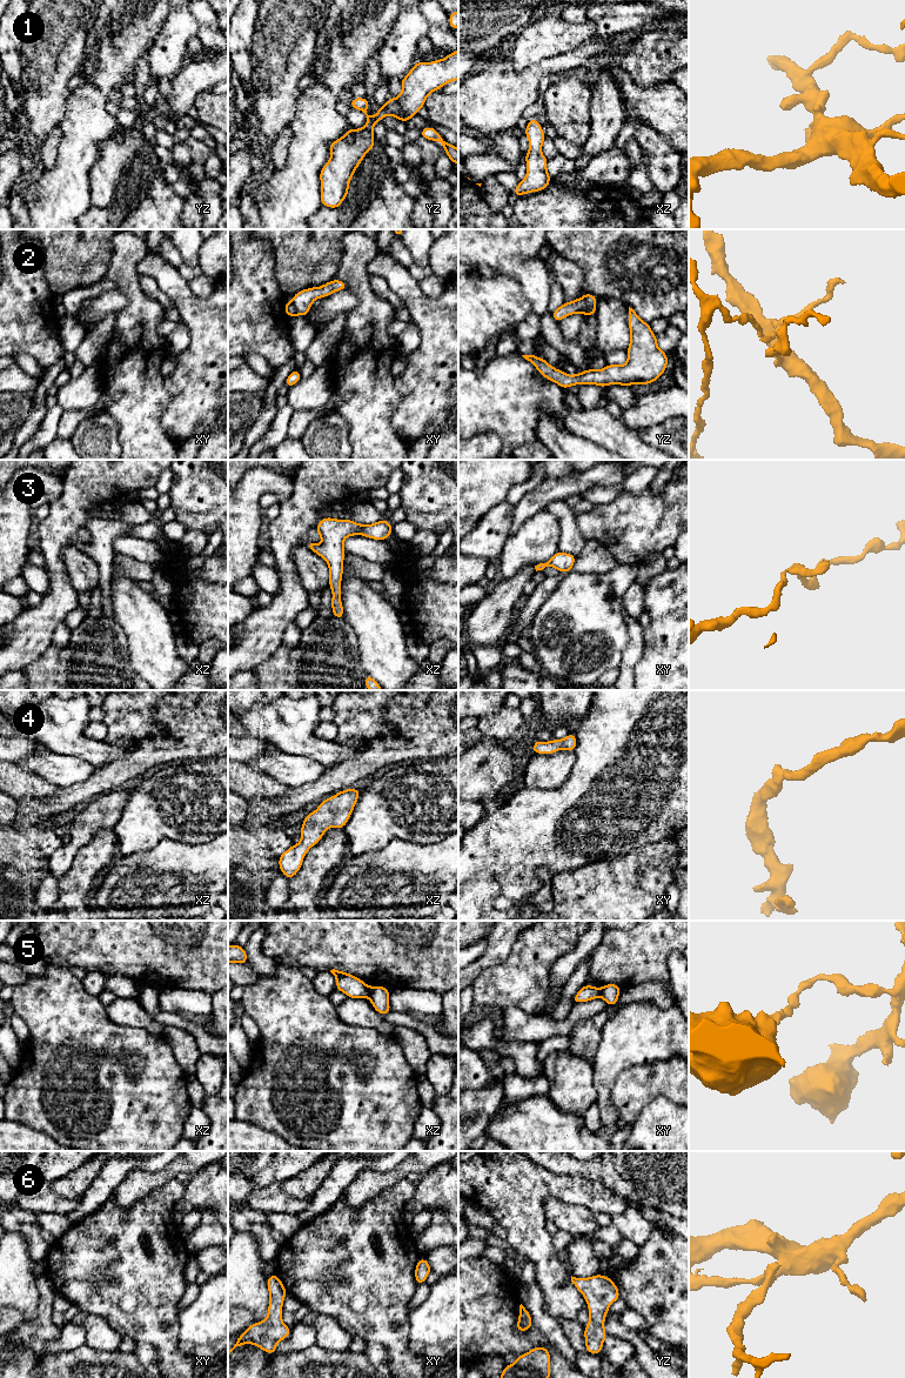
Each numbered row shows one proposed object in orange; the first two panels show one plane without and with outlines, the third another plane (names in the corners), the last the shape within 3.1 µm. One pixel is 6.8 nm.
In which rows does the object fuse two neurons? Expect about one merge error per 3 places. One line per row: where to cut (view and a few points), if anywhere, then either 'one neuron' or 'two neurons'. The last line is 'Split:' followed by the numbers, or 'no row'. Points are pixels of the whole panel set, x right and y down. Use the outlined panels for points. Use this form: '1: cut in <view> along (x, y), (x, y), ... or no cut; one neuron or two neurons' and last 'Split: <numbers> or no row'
1: no cut; one neuron
2: cut in xy along (290, 302), (296, 314); two neurons
3: no cut; one neuron
4: no cut; one neuron
5: cut in xz along (370, 988), (368, 997); two neurons
6: no cut; one neuron
Split: 2, 5

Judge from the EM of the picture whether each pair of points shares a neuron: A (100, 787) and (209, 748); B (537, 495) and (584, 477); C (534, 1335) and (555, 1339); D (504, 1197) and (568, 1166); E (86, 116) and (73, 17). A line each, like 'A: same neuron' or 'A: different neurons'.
A: same neuron
B: same neuron
C: different neurons
D: different neurons
E: different neurons

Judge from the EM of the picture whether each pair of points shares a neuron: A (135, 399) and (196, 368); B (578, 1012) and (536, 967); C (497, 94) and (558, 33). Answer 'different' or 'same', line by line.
A: different
B: different
C: different

